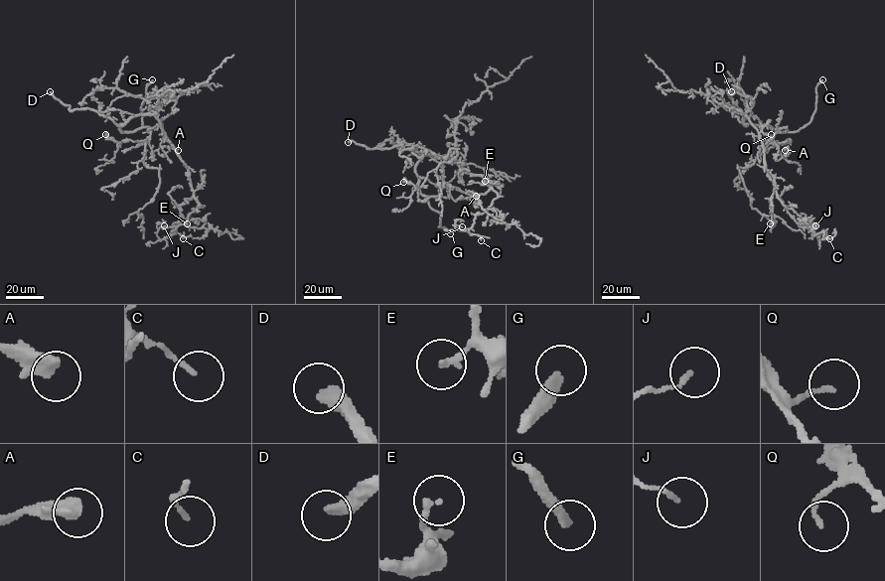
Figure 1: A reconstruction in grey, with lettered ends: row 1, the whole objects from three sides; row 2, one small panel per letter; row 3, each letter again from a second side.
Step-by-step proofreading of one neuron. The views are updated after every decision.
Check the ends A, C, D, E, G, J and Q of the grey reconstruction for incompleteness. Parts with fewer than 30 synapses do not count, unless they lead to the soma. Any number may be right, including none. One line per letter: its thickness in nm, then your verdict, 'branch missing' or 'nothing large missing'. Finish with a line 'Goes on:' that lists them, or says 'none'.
A: 400 nm thick; nothing large missing
C: 100 nm thick; nothing large missing
D: 400 nm thick; branch missing
E: 170 nm thick; nothing large missing
G: 360 nm thick; branch missing
J: 100 nm thick; nothing large missing
Q: 140 nm thick; nothing large missing
Goes on: D, G

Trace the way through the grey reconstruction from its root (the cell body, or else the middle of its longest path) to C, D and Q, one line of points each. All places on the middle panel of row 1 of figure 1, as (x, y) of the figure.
C: (426, 154), (451, 156), (467, 173), (482, 175), (497, 193), (492, 205), (475, 216), (467, 229), (481, 240)
D: (426, 154), (417, 157), (400, 144), (368, 149), (353, 141), (348, 142)
Q: (426, 154), (415, 168), (419, 192), (448, 197), (445, 183), (437, 196), (422, 201), (416, 188), (403, 182)

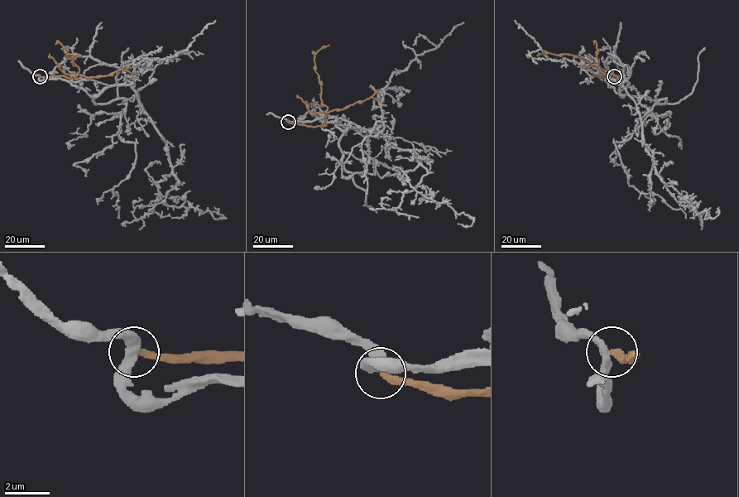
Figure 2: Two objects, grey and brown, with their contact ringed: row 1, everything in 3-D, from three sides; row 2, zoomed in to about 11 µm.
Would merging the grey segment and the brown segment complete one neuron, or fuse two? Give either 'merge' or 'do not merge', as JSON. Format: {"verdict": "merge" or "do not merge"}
{"verdict": "do not merge"}

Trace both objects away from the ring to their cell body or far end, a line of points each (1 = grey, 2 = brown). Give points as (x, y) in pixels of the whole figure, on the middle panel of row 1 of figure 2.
1: (288, 122), (323, 117), (341, 130), (377, 129), (420, 162), (404, 173), (410, 185), (473, 219), (458, 224)
2: (288, 122), (315, 127), (324, 122), (327, 108), (322, 103), (321, 83), (314, 58), (319, 50), (329, 45)

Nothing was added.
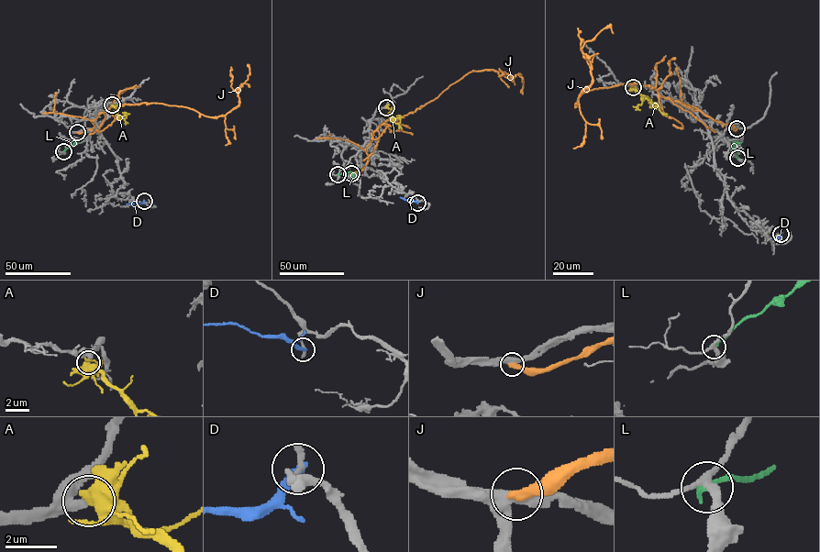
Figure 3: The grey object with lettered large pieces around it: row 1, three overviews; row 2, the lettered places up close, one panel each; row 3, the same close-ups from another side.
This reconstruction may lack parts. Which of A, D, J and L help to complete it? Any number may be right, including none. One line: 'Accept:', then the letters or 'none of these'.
Accept: A

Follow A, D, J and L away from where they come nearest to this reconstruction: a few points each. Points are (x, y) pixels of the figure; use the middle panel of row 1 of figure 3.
A: (386, 107), (391, 110), (391, 119), (400, 123), (400, 118), (389, 117)
D: (417, 203), (400, 197)
J: (351, 173), (364, 167), (381, 126), (471, 71), (503, 71), (513, 81), (520, 73), (522, 93)
L: (337, 174), (352, 171), (354, 177)

